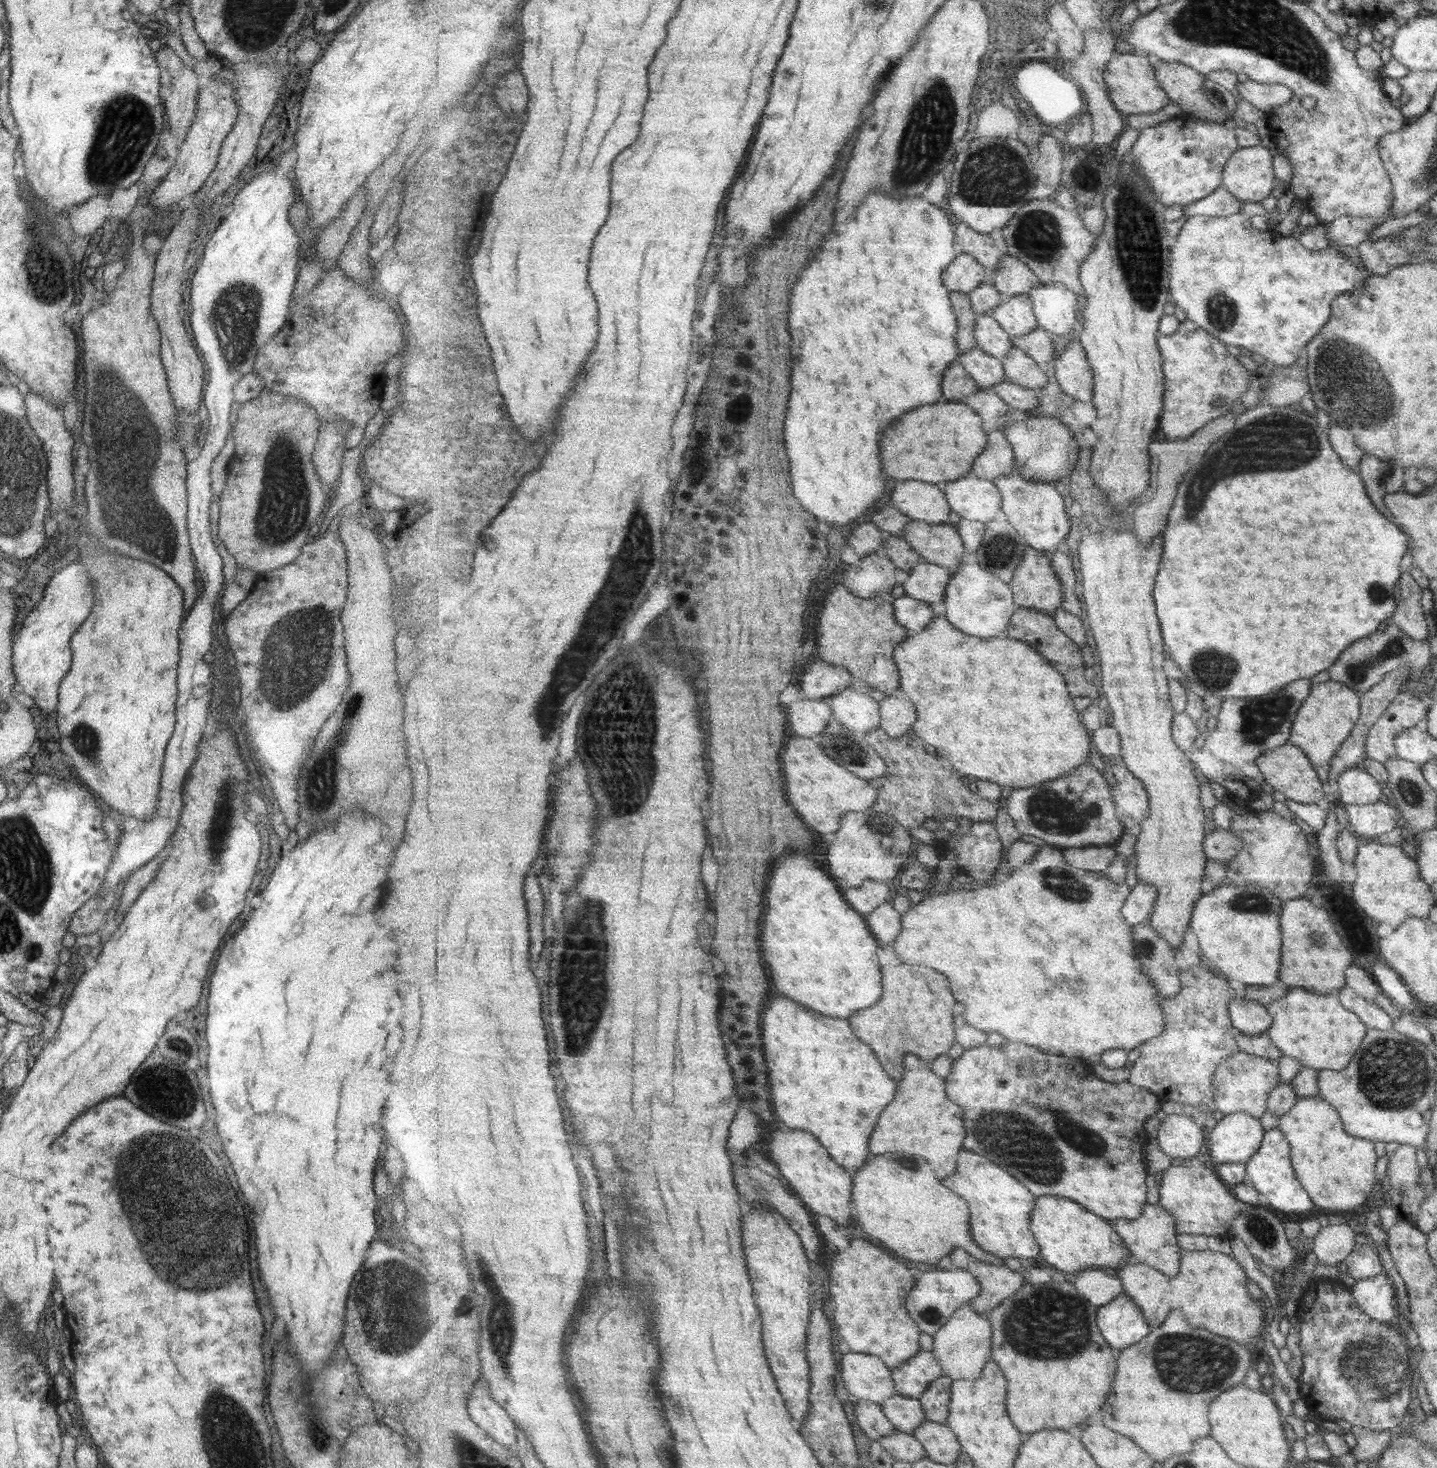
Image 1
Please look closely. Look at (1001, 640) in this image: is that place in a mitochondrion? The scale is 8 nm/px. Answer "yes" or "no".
no

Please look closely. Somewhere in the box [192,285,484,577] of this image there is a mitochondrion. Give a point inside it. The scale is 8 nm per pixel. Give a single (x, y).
(277, 520)

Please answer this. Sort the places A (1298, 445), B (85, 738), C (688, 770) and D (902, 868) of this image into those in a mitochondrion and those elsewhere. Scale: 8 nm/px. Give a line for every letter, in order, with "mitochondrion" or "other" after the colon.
A: mitochondrion
B: mitochondrion
C: other
D: other

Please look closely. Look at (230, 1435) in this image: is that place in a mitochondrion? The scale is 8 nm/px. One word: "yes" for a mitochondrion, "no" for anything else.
yes

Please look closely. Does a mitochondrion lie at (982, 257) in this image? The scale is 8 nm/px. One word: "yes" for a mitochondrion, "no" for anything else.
no

